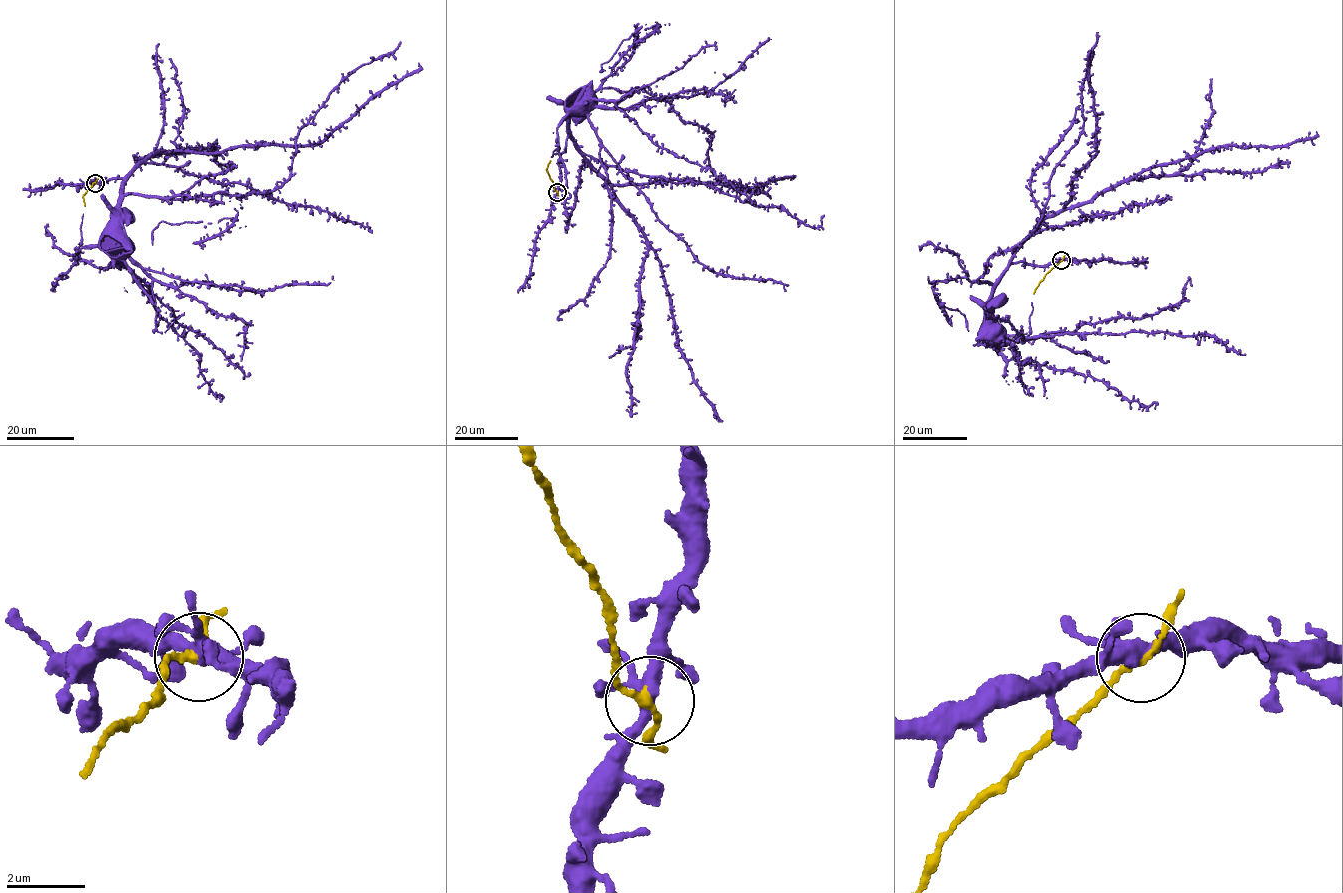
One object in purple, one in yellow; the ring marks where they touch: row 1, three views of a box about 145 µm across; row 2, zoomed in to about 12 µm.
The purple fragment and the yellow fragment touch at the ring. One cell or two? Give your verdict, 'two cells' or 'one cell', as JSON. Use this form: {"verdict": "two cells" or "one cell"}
{"verdict": "one cell"}

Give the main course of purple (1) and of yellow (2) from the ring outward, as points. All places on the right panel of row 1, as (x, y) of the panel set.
1: (1061, 260), (1042, 266), (1022, 261), (1009, 265), (986, 303), (984, 324), (987, 333)
2: (1061, 260), (1033, 293)

